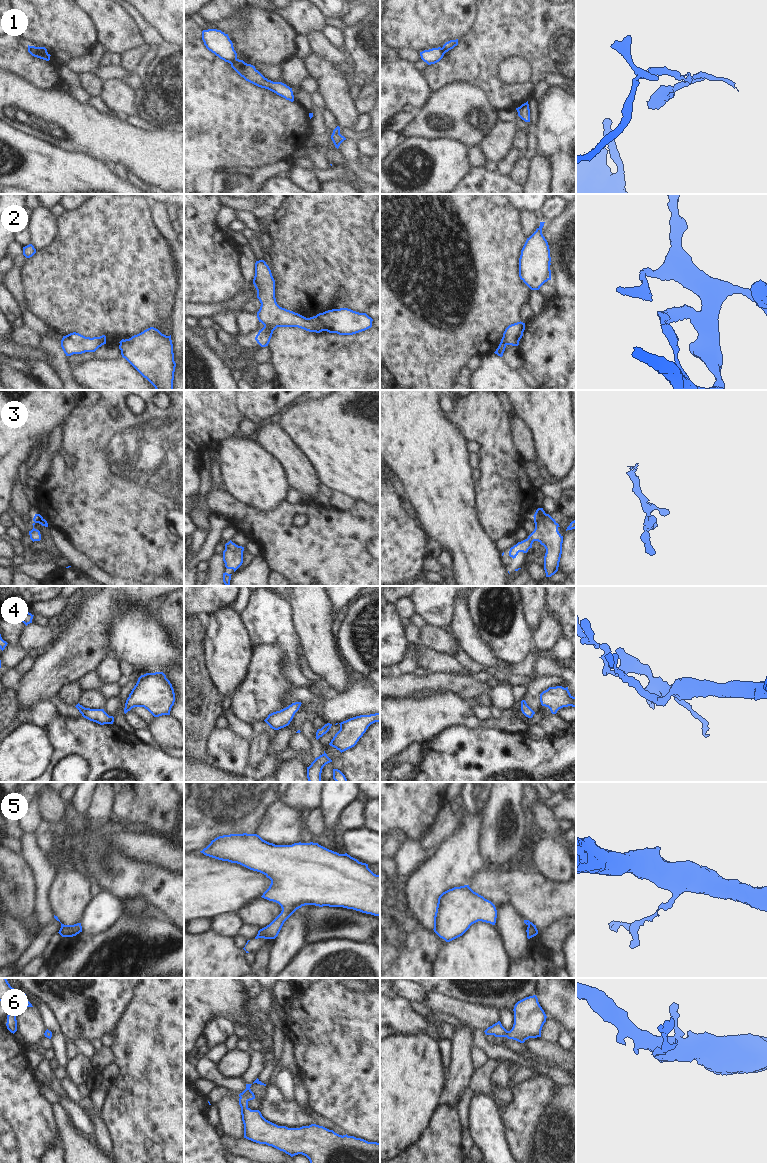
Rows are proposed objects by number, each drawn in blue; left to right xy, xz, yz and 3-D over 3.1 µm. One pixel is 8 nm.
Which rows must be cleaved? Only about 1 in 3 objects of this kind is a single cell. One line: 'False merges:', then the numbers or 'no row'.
False merges: 1, 2, 5

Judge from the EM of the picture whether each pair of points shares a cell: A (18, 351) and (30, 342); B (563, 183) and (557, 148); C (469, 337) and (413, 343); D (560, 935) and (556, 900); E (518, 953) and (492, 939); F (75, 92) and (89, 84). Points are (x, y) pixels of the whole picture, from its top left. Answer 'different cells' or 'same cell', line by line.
A: different cells
B: same cell
C: same cell
D: different cells
E: different cells
F: different cells

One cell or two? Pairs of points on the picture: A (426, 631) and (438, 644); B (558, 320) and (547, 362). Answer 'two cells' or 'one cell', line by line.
A: one cell
B: one cell

